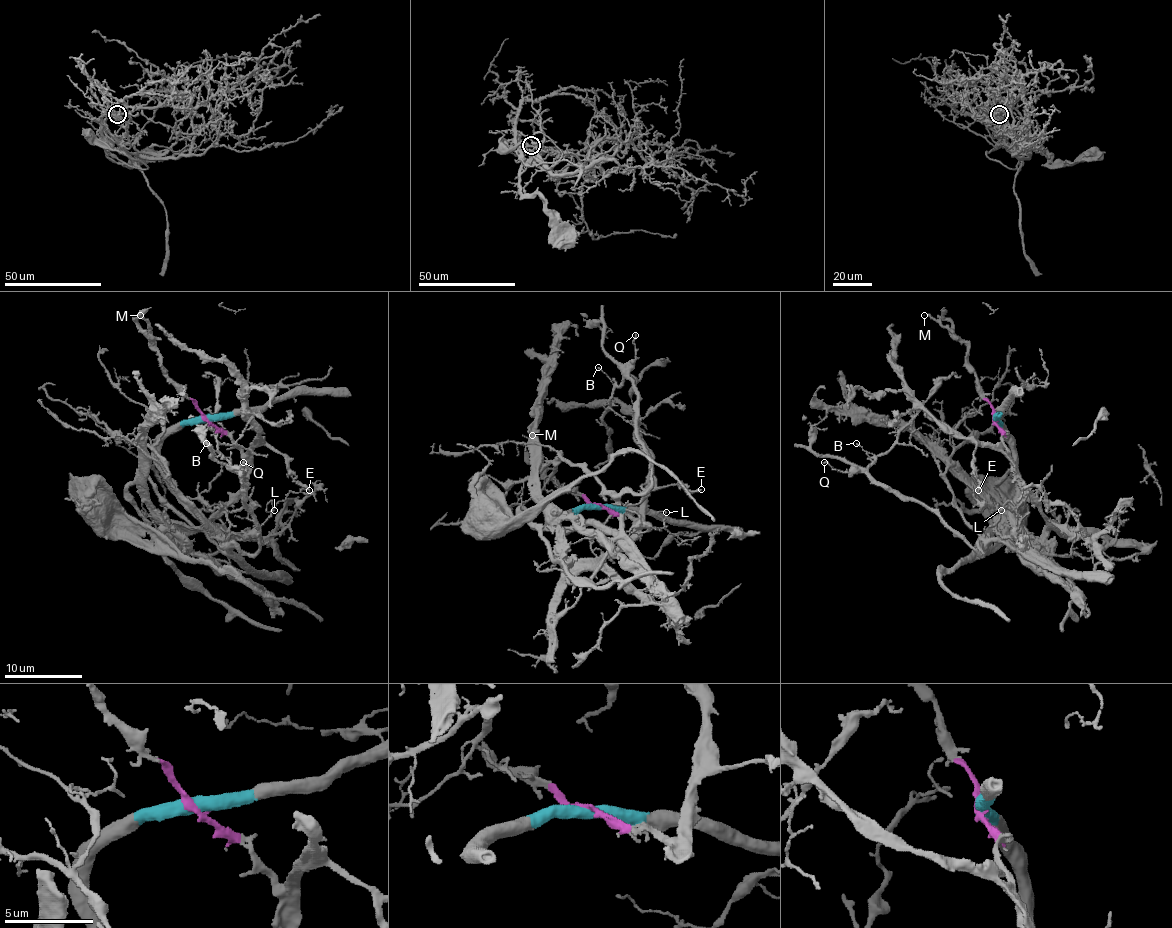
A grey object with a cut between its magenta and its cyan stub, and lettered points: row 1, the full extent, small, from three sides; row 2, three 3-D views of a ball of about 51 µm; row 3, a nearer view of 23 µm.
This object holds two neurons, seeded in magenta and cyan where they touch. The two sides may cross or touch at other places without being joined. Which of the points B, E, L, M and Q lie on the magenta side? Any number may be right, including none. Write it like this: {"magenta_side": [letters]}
{"magenta_side": ["E", "M"]}

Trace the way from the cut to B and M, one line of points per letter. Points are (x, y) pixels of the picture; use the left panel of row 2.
B: (206, 418), (163, 440), (159, 471), (228, 547), (253, 553), (245, 485), (206, 444)
M: (206, 418), (167, 375), (167, 369), (151, 344), (149, 324), (140, 314)

